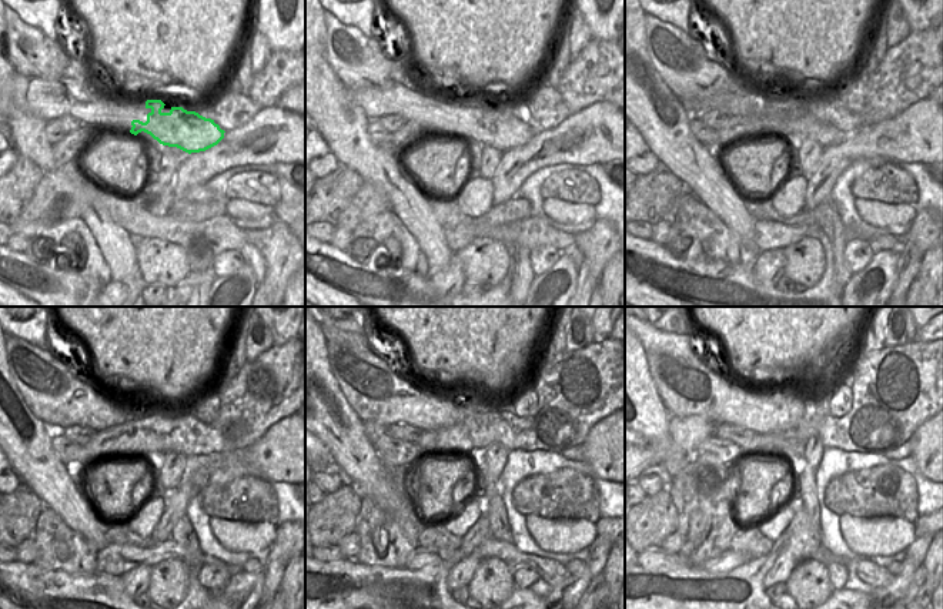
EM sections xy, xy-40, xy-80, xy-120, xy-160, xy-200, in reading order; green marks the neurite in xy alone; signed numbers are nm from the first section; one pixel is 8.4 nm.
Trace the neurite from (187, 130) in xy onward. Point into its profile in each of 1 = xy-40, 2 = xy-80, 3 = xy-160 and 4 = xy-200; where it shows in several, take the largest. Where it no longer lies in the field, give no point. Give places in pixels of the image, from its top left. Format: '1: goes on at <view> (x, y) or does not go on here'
1: goes on at xy-40 (500, 130)
2: goes on at xy-80 (799, 126)
3: goes on at xy-160 (475, 442)
4: goes on at xy-200 (822, 412)

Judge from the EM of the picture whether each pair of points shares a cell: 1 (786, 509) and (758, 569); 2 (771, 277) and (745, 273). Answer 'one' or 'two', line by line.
1: two
2: two

